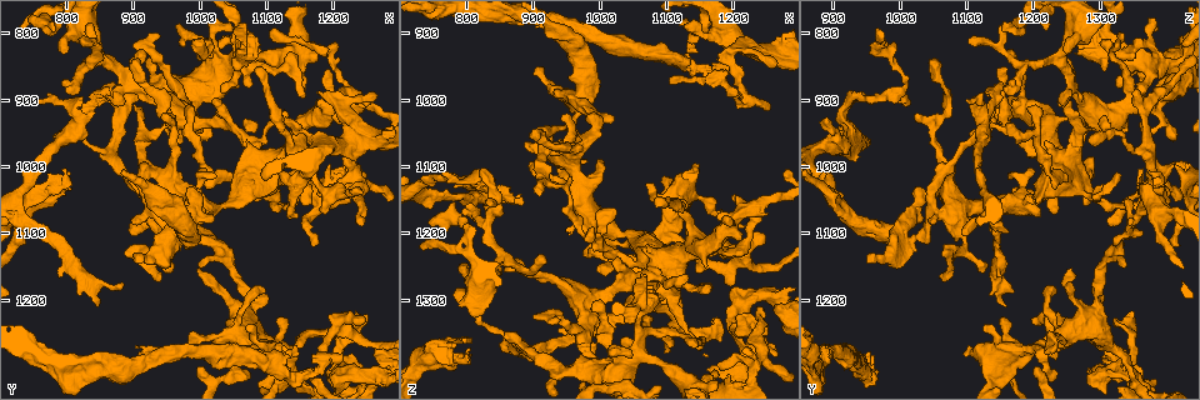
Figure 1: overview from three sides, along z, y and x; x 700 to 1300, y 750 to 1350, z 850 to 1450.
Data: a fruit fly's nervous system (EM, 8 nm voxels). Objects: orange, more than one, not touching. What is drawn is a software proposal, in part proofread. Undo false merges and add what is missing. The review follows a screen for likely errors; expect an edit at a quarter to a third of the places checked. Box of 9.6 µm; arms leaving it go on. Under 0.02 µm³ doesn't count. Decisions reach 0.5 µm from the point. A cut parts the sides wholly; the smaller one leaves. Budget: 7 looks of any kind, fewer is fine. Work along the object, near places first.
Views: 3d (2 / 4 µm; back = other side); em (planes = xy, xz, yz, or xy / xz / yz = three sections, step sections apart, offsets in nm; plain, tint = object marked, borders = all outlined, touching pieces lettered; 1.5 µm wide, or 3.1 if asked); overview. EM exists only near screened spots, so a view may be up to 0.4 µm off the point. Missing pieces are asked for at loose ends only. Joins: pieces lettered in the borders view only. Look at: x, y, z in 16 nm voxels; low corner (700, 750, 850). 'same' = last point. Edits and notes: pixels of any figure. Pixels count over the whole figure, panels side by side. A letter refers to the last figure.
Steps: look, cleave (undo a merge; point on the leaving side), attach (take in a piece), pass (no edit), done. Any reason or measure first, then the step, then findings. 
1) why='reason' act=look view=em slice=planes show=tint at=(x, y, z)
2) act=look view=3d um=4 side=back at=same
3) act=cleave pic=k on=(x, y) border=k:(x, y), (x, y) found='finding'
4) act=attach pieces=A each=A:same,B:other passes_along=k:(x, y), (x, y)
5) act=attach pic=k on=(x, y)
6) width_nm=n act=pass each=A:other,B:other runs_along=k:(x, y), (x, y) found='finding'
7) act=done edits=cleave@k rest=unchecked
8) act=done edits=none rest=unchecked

why='free end' act=look view=em slice=xy step=4 show=borders at=(1185, 1045, 1405)

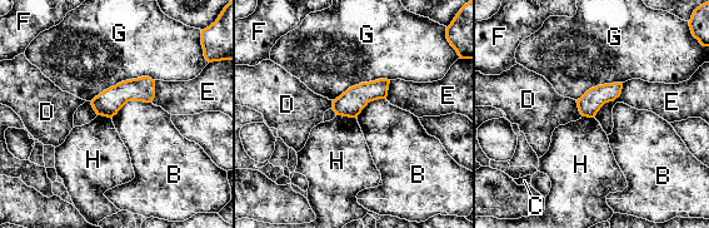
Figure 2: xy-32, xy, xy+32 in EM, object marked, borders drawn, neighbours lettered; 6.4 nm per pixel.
why='another direction' act=look view=em slice=planes show=borders at=same

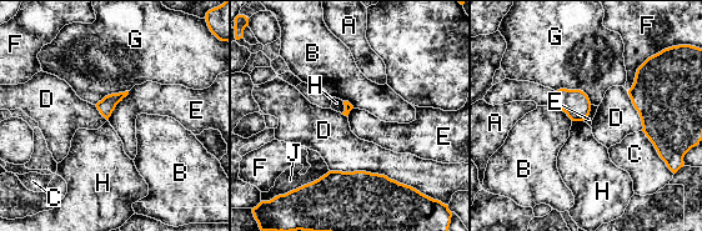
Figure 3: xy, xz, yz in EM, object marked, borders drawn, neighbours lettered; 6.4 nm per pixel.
act=pass each=A:other,B:other,C:other,D:other,E:other,F:other,G:other,H:other,J:other border=3:(129, 91), (116, 105), (108, 120) found='no lettered piece goes on from it'

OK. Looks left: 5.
why='branch stops here' act=look view=em slice=planes show=borders at=(1165, 985, 1285)

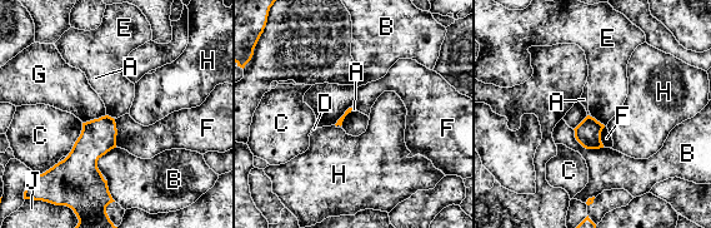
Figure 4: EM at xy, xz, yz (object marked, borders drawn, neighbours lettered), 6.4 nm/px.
act=pass each=A:other,B:other,C:other,D:other,E:other,F:other,G:other,H:other,J:other border=4:(591, 115), (605, 125) found='none of them fits'

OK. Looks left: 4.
why='branch stops here' act=look view=em slice=planes show=borders at=(1110, 800, 975)

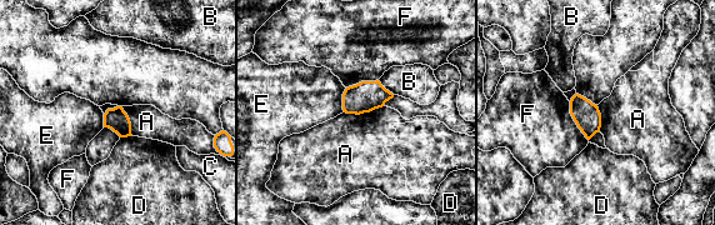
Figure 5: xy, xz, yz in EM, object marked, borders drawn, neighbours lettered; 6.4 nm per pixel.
act=pass each=A:other,B:other,C:other,D:other,E:other,F:other border=5:(383, 105), (359, 114), (344, 113) found='none of them fits'

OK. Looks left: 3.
act=done edits=none rest=unchecked

